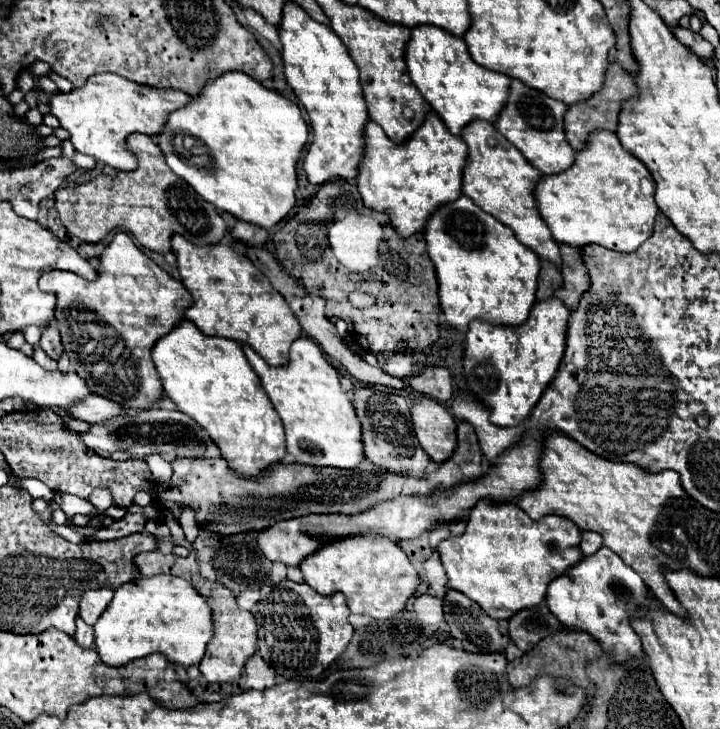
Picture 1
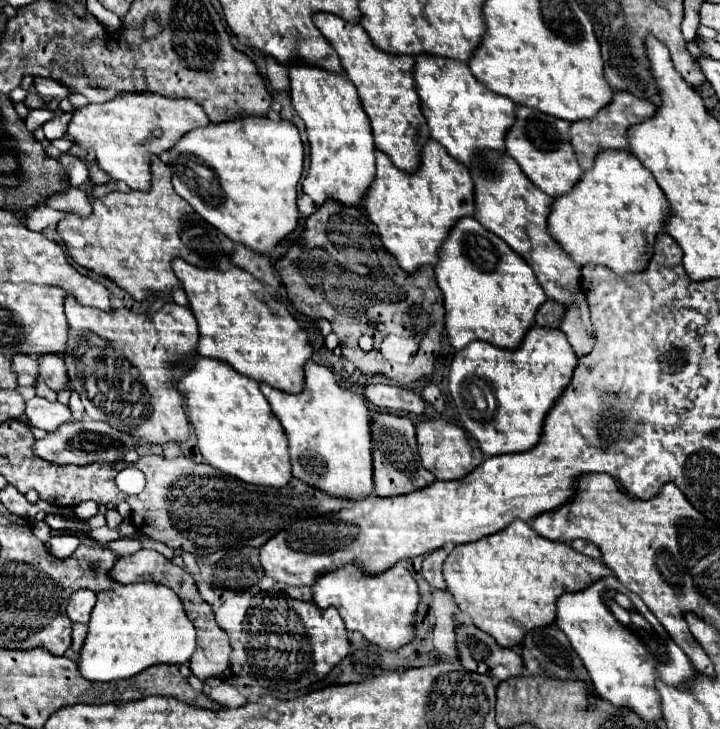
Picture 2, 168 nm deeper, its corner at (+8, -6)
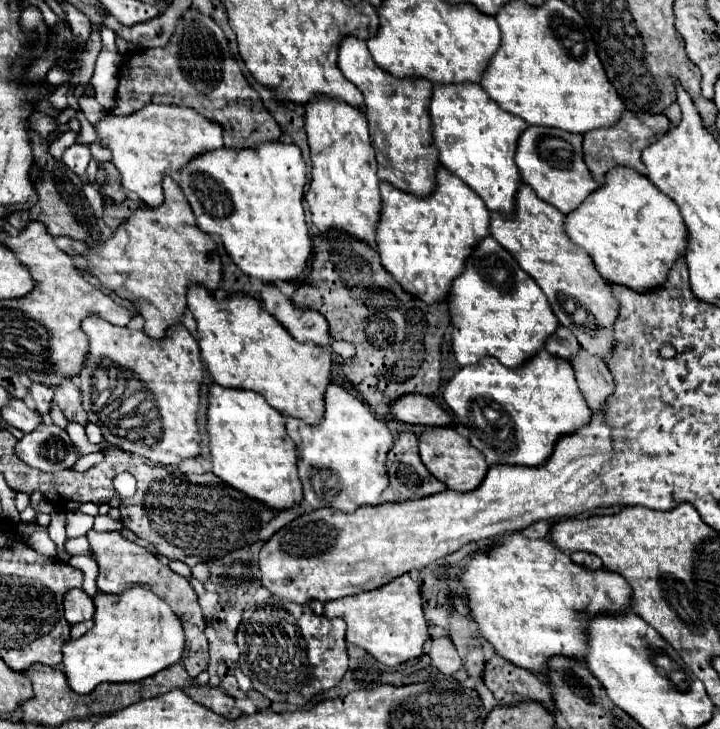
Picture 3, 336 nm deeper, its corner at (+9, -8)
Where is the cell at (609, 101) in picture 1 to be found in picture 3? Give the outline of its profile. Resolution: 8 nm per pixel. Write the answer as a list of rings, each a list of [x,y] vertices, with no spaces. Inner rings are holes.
[[[625,110],[623,116],[607,128],[597,128],[589,130],[583,134],[583,160],[591,172],[591,178],[597,184],[603,184],[603,176],[613,168],[613,166],[629,166],[635,168],[637,172],[645,174],[645,166],[641,164],[641,150],[659,140],[667,130],[671,122],[663,114],[649,114],[649,112],[631,112]]]

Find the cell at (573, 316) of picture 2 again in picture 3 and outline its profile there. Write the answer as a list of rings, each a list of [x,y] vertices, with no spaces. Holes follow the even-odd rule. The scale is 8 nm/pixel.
[[[579,348],[573,356],[571,362],[577,382],[579,382],[579,390],[583,392],[589,408],[599,410],[605,402],[605,398],[613,392],[613,376],[607,370],[607,366],[603,364],[603,360],[599,356],[589,354],[585,348]]]

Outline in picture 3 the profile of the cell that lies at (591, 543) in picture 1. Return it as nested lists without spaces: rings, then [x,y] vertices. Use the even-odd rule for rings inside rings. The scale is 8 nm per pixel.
[[[573,552],[571,560],[577,562],[577,564],[583,564],[583,566],[589,566],[589,568],[601,568],[603,566],[601,560],[595,554],[589,554],[589,552]]]

